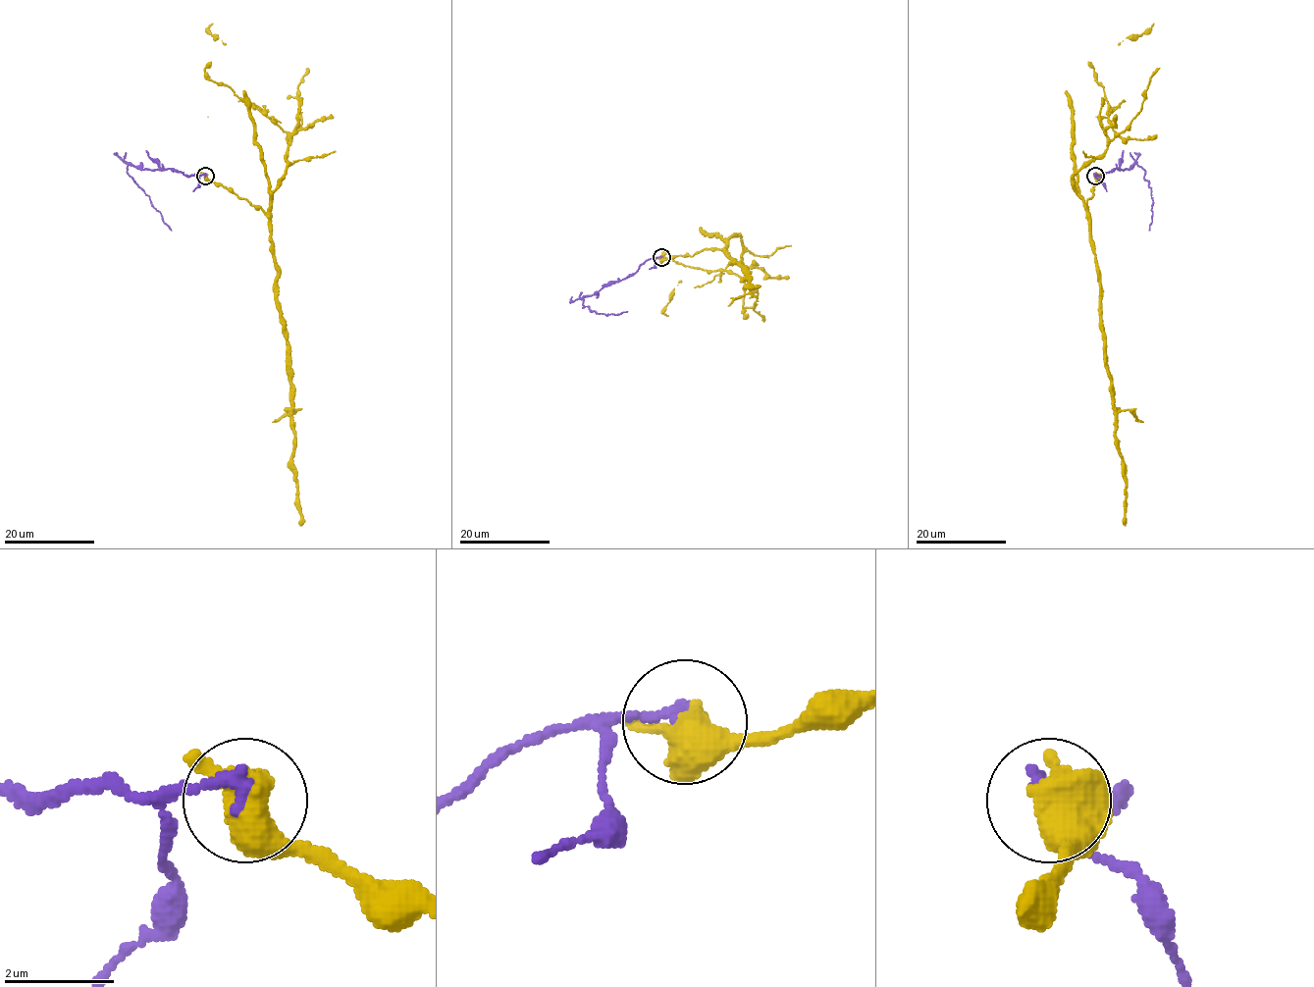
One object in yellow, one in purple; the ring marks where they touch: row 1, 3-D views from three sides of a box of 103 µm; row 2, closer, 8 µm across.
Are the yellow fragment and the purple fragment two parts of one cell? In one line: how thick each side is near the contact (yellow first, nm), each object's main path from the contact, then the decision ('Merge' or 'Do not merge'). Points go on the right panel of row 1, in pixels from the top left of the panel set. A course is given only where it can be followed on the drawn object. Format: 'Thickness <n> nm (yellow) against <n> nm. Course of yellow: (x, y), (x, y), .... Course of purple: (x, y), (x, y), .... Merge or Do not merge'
Thickness 550 nm (yellow) against 240 nm. Course of yellow: (1095, 176), (1087, 215), (1098, 271), (1099, 321), (1105, 339), (1115, 446), (1126, 482), (1125, 526). Course of purple: (1095, 176), (1115, 168), (1129, 170), (1136, 164), (1142, 168), (1153, 204), (1149, 231). Do not merge

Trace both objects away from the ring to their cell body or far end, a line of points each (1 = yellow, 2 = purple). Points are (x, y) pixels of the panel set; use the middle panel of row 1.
1: (661, 257), (692, 256), (705, 249), (721, 249), (748, 273), (751, 278), (749, 284), (756, 286)
2: (661, 257), (648, 258), (635, 272), (583, 299), (583, 307), (588, 306), (597, 313), (616, 315), (627, 312)

